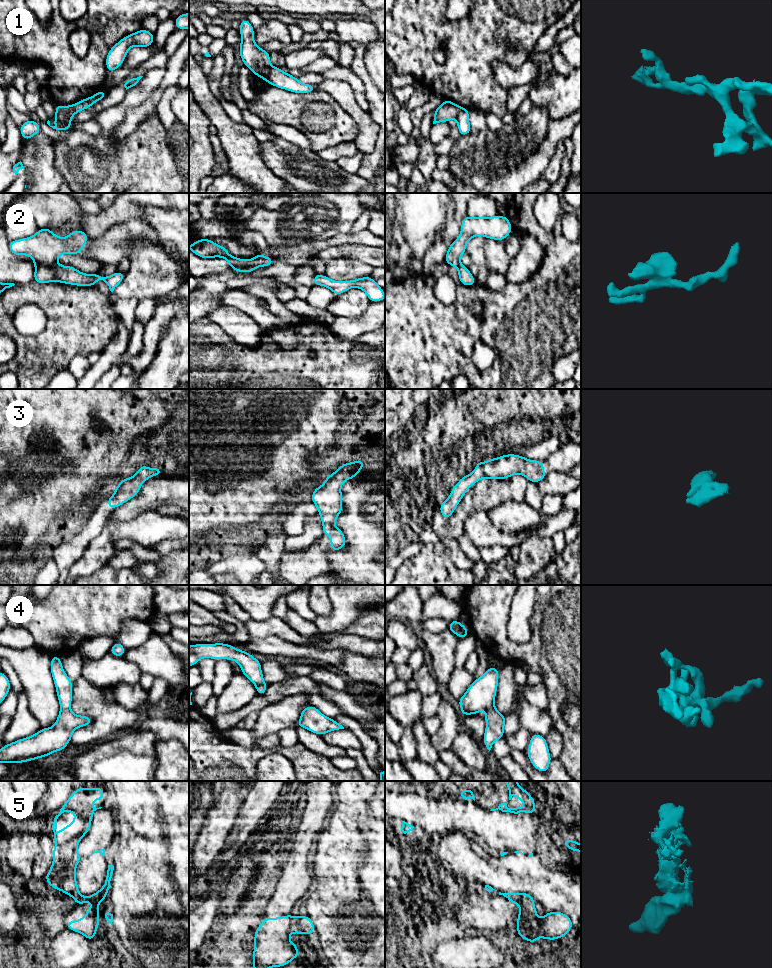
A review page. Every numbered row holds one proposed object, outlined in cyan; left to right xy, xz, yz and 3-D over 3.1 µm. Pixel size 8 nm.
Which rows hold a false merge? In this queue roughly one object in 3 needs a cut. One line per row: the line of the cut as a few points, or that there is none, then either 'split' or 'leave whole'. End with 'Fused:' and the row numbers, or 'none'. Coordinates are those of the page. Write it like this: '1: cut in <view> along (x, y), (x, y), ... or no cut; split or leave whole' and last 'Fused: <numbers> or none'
1: cut in xz along (270, 66), (259, 70), (255, 74); split
2: no cut; leave whole
3: no cut; leave whole
4: no cut; leave whole
5: cut in yz along (537, 917), (530, 921), (523, 921), (517, 926); split
Fused: 1, 5

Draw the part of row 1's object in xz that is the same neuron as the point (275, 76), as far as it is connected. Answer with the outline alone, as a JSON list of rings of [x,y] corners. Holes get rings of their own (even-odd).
[[[266,68],[259,71],[256,75],[267,83],[292,93],[312,93],[316,91],[315,85],[301,83],[298,78],[285,73],[282,68]]]

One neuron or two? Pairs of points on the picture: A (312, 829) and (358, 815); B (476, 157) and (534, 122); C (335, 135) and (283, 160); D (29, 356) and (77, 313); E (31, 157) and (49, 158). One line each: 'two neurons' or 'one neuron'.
A: two neurons
B: one neuron
C: two neurons
D: one neuron
E: one neuron

